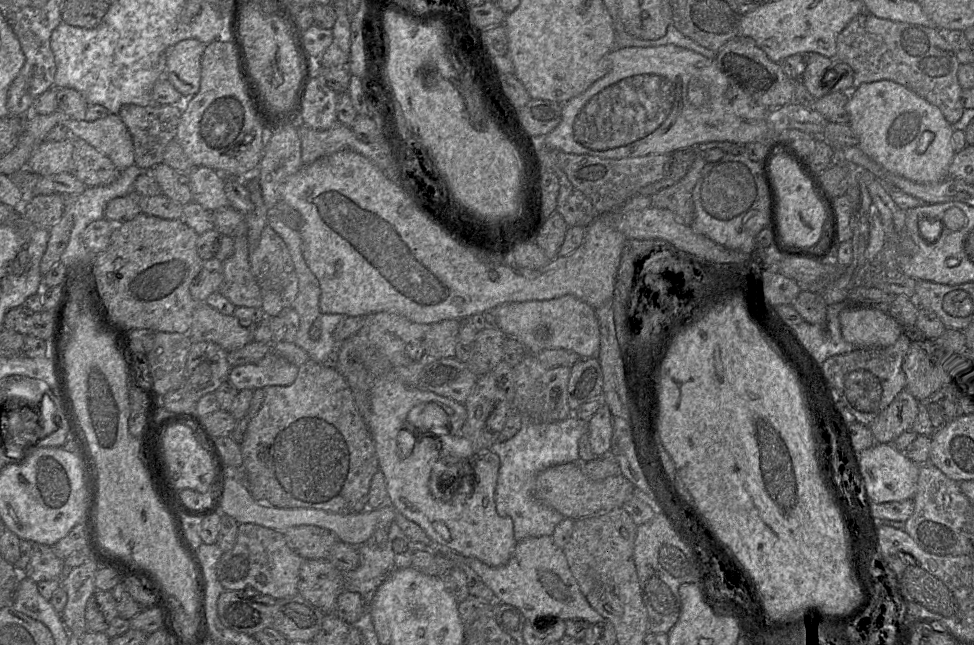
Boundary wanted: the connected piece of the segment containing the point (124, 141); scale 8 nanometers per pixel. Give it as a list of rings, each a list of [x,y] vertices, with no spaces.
[[[109,113],[92,122],[65,119],[70,136],[80,139],[107,156],[115,167],[122,171],[134,162],[134,147],[131,135],[118,115]]]

